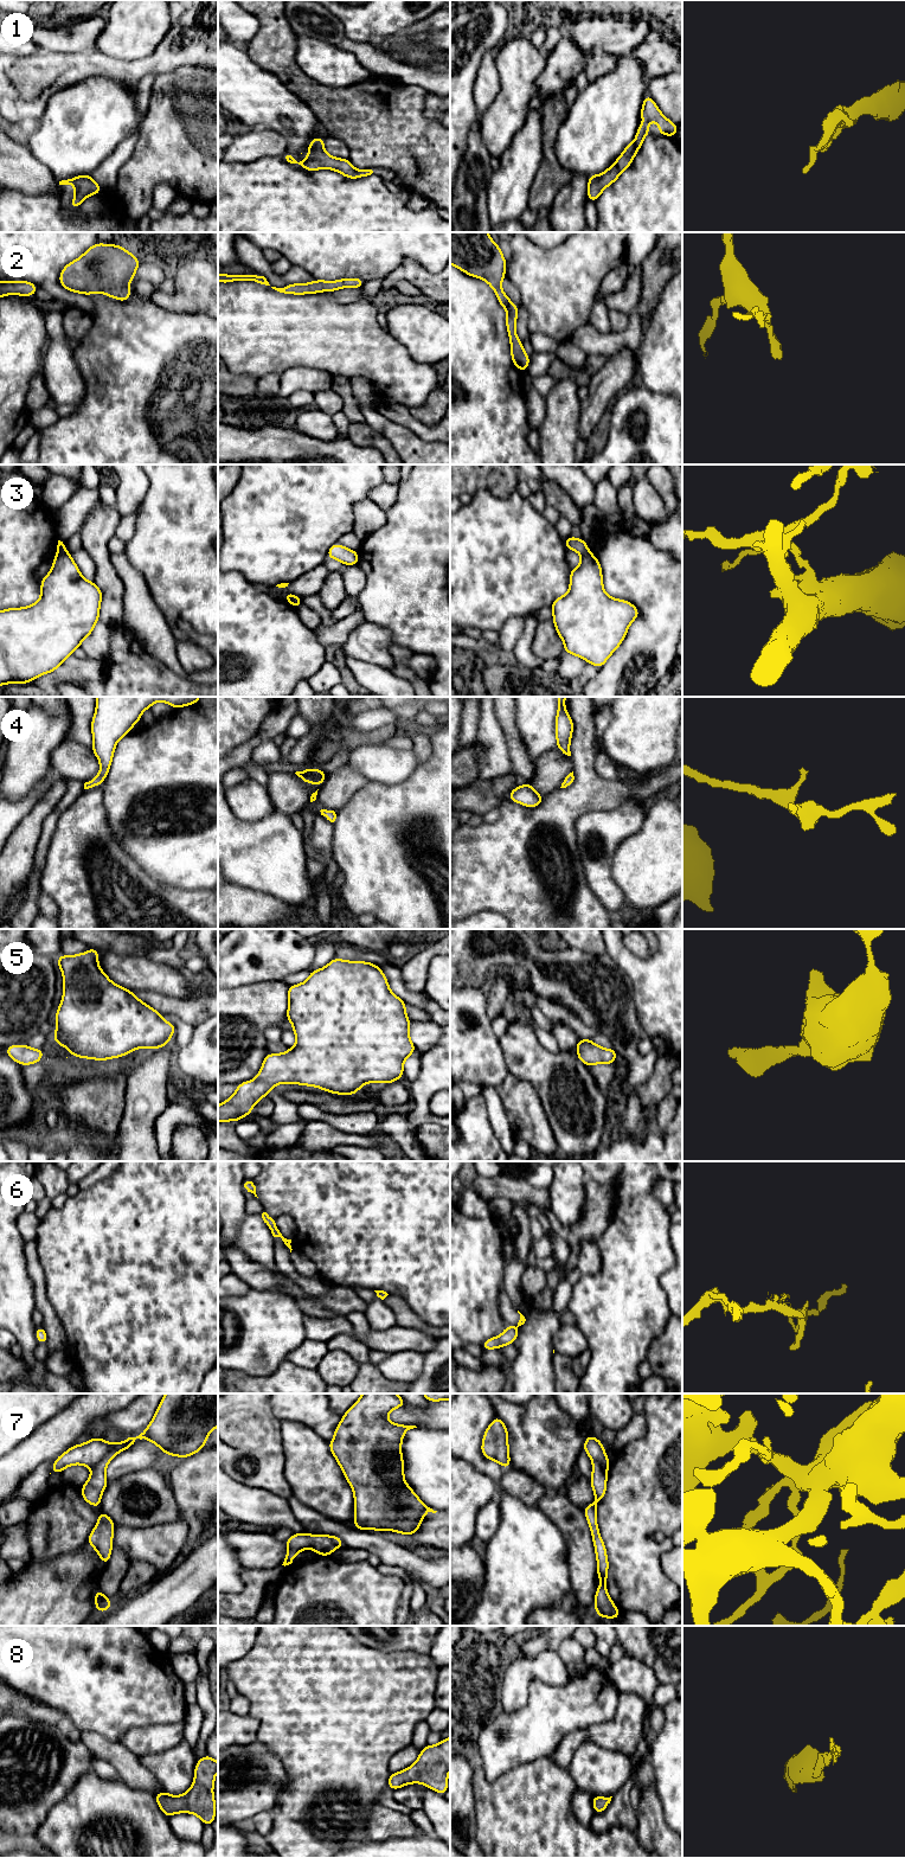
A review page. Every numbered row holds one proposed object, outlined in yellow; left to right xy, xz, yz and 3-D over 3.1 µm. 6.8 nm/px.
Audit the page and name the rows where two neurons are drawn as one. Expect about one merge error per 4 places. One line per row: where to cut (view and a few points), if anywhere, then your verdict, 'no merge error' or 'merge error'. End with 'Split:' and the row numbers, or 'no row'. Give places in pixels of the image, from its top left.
1: cut none; no merge error
2: cut none; no merge error
3: cut xy (58, 552), (66, 553); merge error
4: cut none; no merge error
5: cut none; no merge error
6: cut none; no merge error
7: cut xy (115, 1443), (115, 1447), (92, 1469); merge error
8: cut none; no merge error
Split: 3, 7

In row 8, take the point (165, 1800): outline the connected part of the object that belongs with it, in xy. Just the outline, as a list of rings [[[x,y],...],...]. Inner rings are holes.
[[[210,1755],[197,1760],[192,1787],[184,1794],[173,1796],[167,1792],[155,1793],[155,1800],[162,1813],[169,1818],[175,1813],[193,1813],[204,1825],[212,1825],[216,1819],[213,1786],[218,1762]]]

